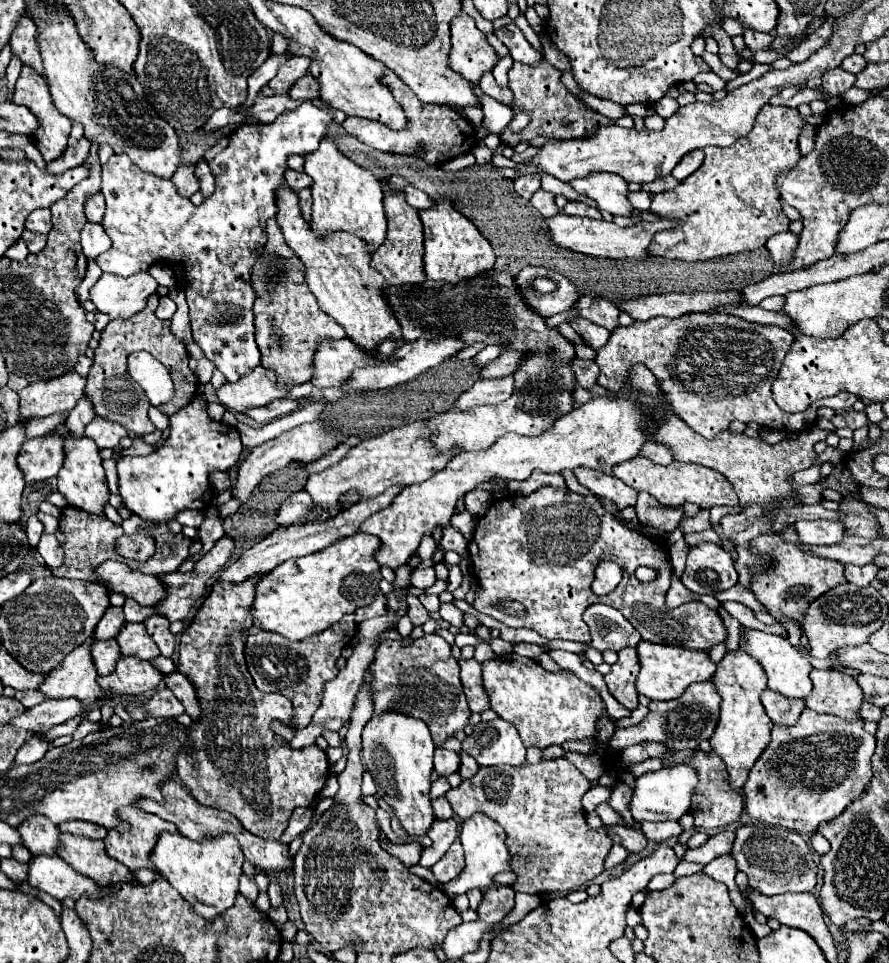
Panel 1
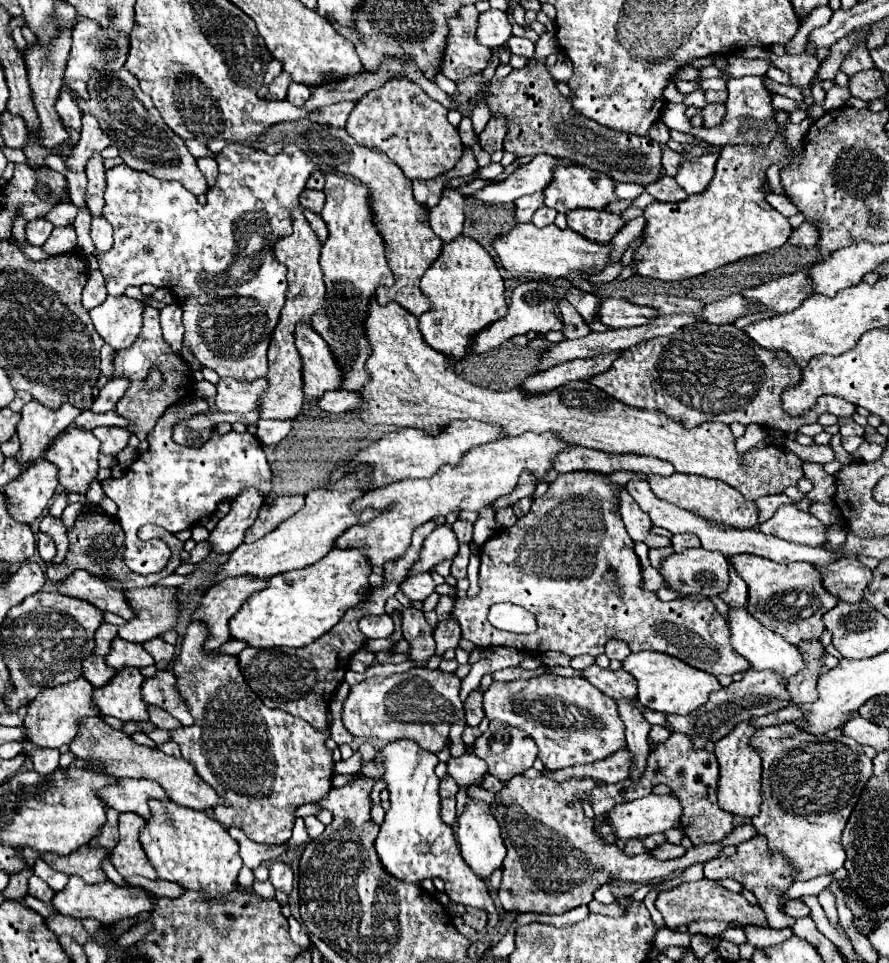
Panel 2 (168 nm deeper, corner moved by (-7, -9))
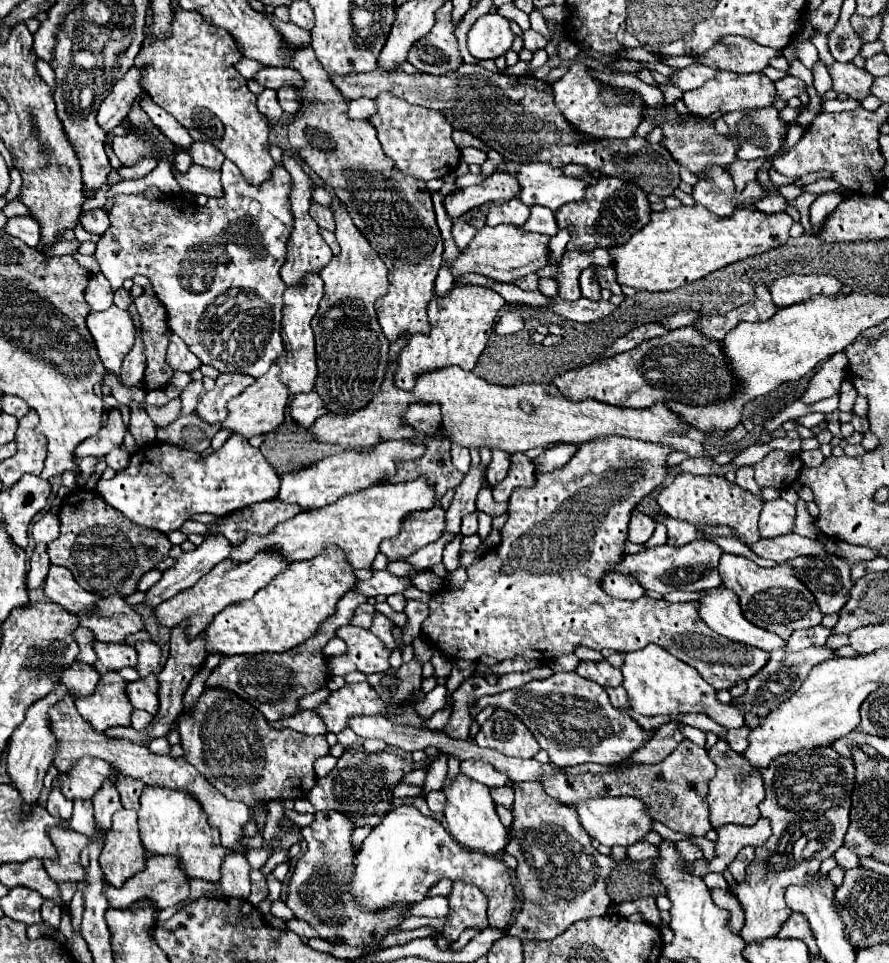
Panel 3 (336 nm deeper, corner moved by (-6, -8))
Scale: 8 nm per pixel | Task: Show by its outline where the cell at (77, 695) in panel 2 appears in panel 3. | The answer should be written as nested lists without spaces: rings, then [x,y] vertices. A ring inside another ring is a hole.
[[[58,683],[58,687],[46,695],[46,699],[40,699],[36,701],[28,711],[26,711],[26,719],[16,727],[16,731],[12,733],[10,737],[10,745],[8,745],[8,757],[6,757],[6,769],[8,769],[8,775],[12,779],[12,785],[16,791],[20,791],[22,795],[22,811],[28,815],[30,813],[30,807],[34,803],[38,803],[38,795],[42,791],[42,781],[44,781],[44,775],[46,771],[50,769],[50,763],[52,763],[52,757],[54,757],[54,751],[56,751],[56,739],[52,735],[52,729],[48,725],[48,709],[52,705],[56,705],[64,695],[70,695],[70,691]]]

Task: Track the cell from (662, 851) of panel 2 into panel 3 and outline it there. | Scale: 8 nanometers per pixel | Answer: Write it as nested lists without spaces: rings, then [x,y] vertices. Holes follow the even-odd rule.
[[[690,839],[678,841],[678,851],[680,851],[680,855],[682,855],[684,859],[688,859],[688,861],[694,861],[694,859],[702,859],[702,857],[704,857],[702,849],[700,849],[694,841],[690,841]]]

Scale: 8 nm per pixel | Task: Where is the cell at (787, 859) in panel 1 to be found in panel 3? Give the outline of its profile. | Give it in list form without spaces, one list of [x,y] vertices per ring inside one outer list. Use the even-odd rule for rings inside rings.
[[[744,847],[744,849],[736,855],[736,859],[728,865],[728,869],[730,869],[730,873],[734,875],[736,881],[744,881],[746,867],[748,867],[748,863],[750,863],[752,859],[754,859],[754,849],[752,849],[752,847]]]

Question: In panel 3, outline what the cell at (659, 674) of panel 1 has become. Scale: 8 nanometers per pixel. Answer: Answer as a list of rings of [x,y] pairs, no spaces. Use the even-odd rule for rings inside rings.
[[[648,645],[636,653],[628,653],[622,663],[622,687],[630,697],[630,707],[646,717],[654,715],[680,715],[680,713],[706,713],[718,725],[726,729],[744,727],[744,715],[736,707],[720,705],[716,699],[716,691],[694,671],[690,665],[682,663],[666,649],[658,645]]]

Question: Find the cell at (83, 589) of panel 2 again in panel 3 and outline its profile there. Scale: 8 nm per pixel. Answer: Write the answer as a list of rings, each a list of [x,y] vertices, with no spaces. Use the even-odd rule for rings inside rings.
[[[50,565],[50,573],[44,581],[44,593],[48,601],[58,603],[62,609],[70,613],[78,613],[86,607],[94,607],[96,601],[100,599],[98,595],[84,591],[74,581],[74,577],[66,567],[56,567],[56,565]]]

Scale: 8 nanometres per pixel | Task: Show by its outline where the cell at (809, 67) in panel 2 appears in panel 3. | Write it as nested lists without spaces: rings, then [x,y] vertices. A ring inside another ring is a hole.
[[[788,75],[788,77],[784,77],[782,81],[776,81],[774,87],[776,87],[776,95],[778,95],[780,99],[788,101],[788,99],[792,99],[792,97],[798,97],[798,95],[804,91],[806,85],[804,85],[804,81]]]

